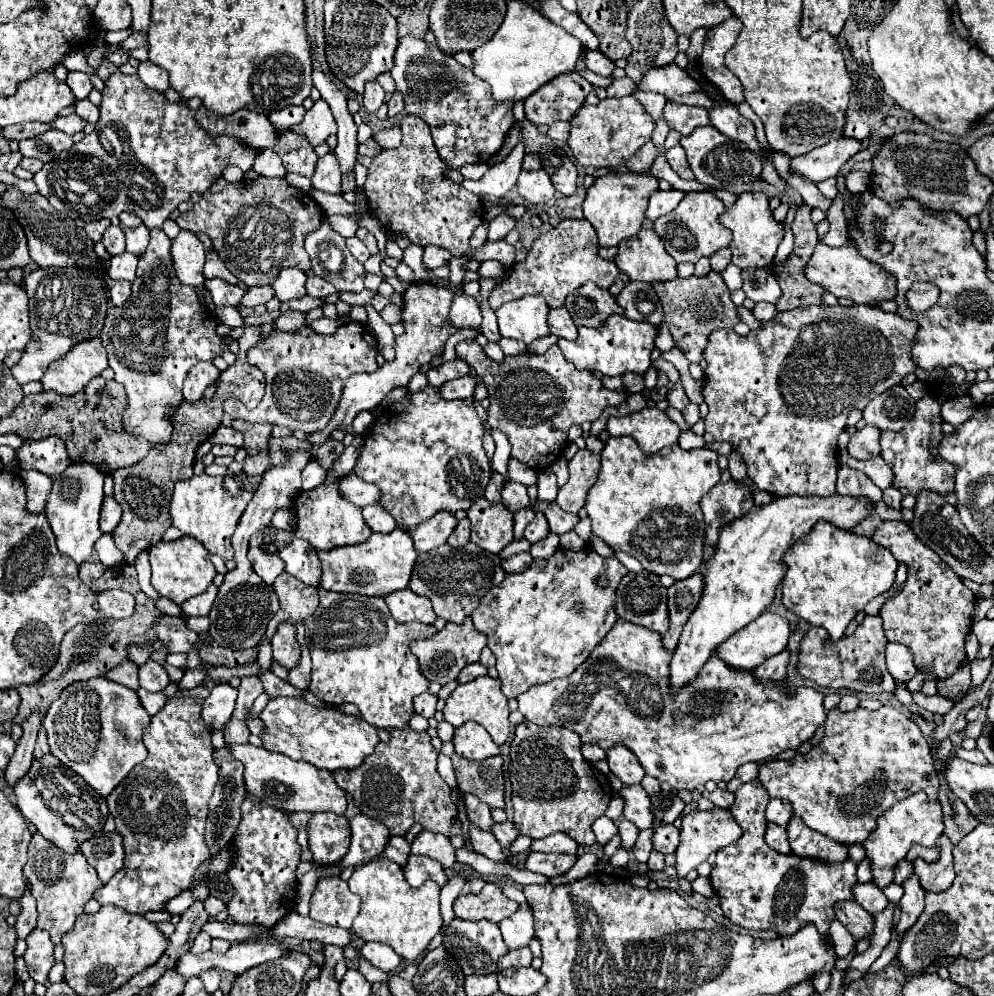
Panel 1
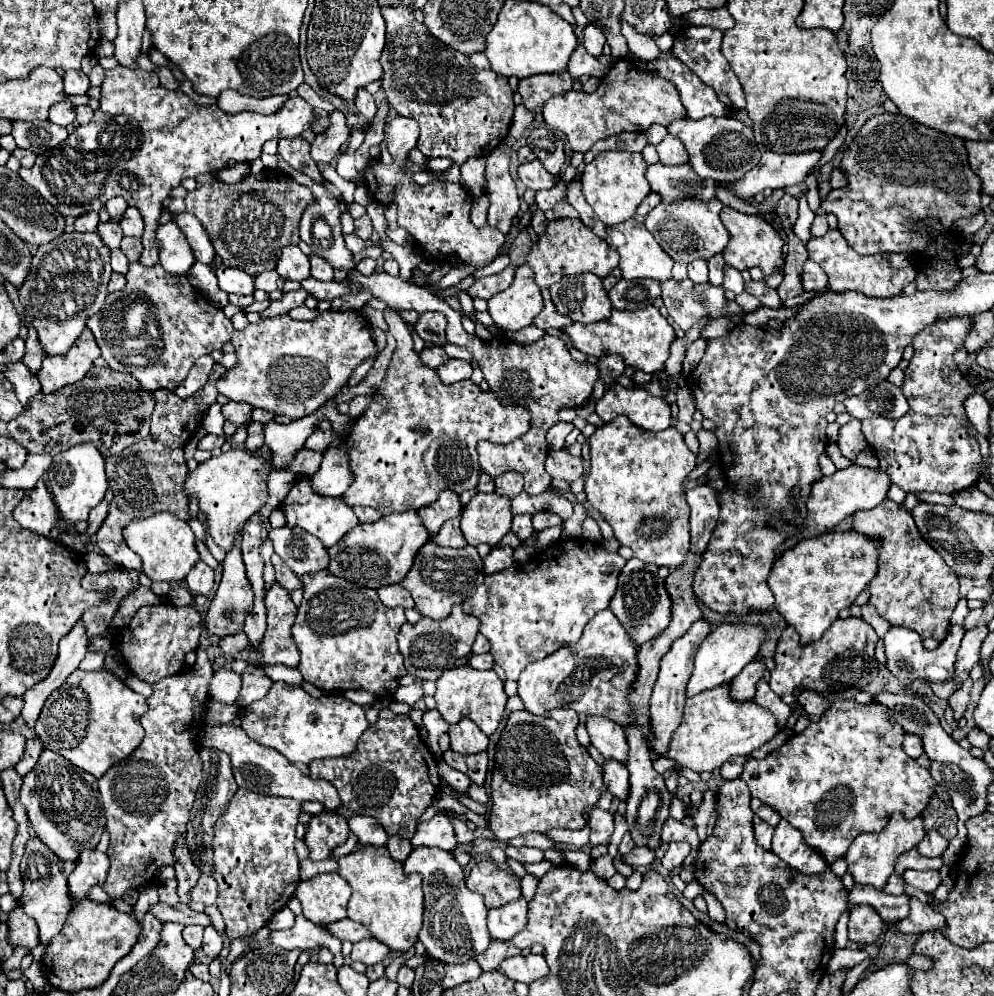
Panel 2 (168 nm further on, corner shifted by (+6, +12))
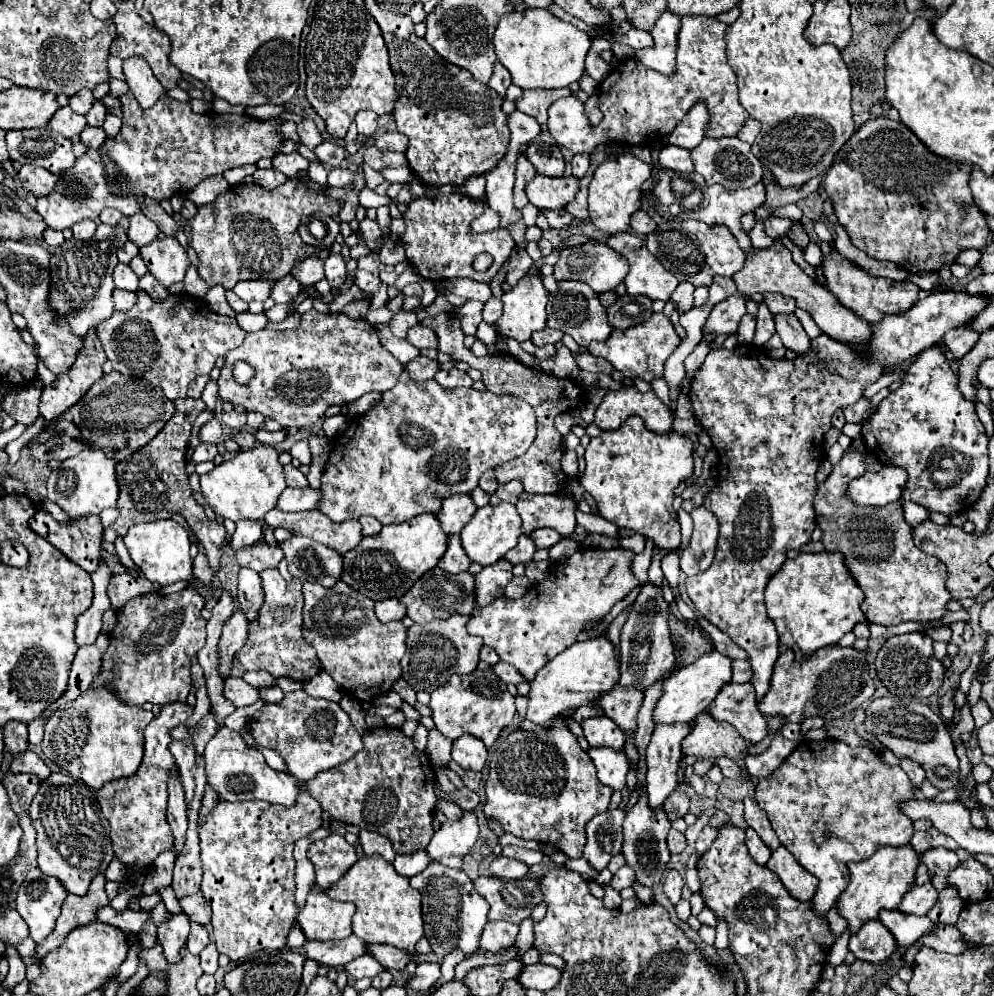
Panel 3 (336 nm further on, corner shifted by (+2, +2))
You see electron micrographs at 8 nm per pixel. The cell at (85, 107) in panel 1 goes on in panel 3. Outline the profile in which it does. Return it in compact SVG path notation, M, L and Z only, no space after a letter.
M86 126L84 132L80 134L80 142L86 144L88 150L94 150L94 148L100 148L106 140L106 134L102 128L92 128L92 126Z

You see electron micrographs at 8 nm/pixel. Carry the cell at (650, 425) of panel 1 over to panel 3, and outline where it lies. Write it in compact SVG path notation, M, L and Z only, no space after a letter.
M634 386L620 388L618 392L606 392L604 400L596 408L594 422L600 430L616 430L632 414L640 416L646 428L656 434L672 430L672 414L668 406L652 390L640 392Z

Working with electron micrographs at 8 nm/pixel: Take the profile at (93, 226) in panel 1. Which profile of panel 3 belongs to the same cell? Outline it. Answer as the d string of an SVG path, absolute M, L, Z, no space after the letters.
M82 220L82 222L78 222L78 224L72 226L72 232L74 232L74 238L76 238L76 240L86 242L86 240L92 240L92 238L94 238L96 224L94 224L92 220Z

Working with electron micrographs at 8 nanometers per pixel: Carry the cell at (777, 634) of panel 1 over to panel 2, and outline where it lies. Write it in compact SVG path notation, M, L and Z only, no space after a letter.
M738 622L738 624L720 624L716 626L708 636L706 640L700 644L698 652L696 652L696 658L694 658L694 672L692 672L692 678L688 682L688 688L686 688L686 694L688 696L694 696L702 690L708 690L716 684L722 684L722 682L730 682L736 674L740 674L740 670L752 662L758 652L760 652L760 646L762 642L766 640L766 628L762 624L744 624L744 622Z

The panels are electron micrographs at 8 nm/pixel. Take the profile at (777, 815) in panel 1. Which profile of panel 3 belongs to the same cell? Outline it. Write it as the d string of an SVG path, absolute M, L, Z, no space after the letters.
M744 798L744 808L746 808L746 822L750 828L756 830L756 834L760 836L760 840L774 852L780 846L780 840L772 834L770 822L764 814L764 810L758 806L758 802L754 798Z

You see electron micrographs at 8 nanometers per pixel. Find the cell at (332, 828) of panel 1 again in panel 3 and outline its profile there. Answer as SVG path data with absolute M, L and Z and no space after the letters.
M330 834L328 838L314 842L308 850L308 858L314 864L316 884L322 890L328 890L334 882L338 882L358 860L354 846L350 846L340 834Z

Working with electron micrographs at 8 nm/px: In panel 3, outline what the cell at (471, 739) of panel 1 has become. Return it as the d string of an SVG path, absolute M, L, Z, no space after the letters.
M464 734L464 738L458 738L452 744L452 760L458 762L464 770L482 770L486 756L488 752L478 738Z

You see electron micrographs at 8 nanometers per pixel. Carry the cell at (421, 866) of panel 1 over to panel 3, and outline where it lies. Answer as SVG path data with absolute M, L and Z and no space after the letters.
M432 862L432 866L428 866L424 872L412 876L410 884L422 894L424 934L438 958L444 958L454 948L460 948L466 956L472 954L472 950L478 950L480 934L488 922L488 902L476 894L472 880L462 870Z

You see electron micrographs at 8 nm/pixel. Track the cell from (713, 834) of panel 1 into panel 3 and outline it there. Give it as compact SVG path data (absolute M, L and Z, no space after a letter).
M670 870L670 872L666 874L666 880L664 880L664 892L666 892L666 896L670 898L670 902L672 902L674 906L676 906L678 900L682 898L682 886L684 886L684 882L682 882L680 872Z

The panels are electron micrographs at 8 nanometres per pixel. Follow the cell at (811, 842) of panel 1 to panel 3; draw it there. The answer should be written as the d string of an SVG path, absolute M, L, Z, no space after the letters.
M780 846L776 852L772 852L770 860L766 862L766 868L770 868L782 880L782 884L792 894L792 898L796 898L800 902L808 902L818 888L818 880L812 874L808 874L808 870L804 870L792 858L792 854L788 854L788 850L784 846Z

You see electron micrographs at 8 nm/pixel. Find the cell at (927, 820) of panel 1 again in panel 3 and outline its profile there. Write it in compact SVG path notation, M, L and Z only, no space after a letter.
M884 846L884 850L876 850L876 854L864 862L850 862L850 884L844 894L838 898L836 908L842 918L848 920L850 934L856 934L860 926L868 920L876 920L880 910L896 910L902 896L910 890L916 880L916 868L920 864L918 854L910 846L902 846L900 850L892 850L892 846Z

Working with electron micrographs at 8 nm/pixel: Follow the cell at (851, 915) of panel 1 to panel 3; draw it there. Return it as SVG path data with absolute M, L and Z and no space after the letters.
M878 920L866 922L860 928L860 934L854 934L848 944L850 952L864 962L884 962L898 948L890 930Z

